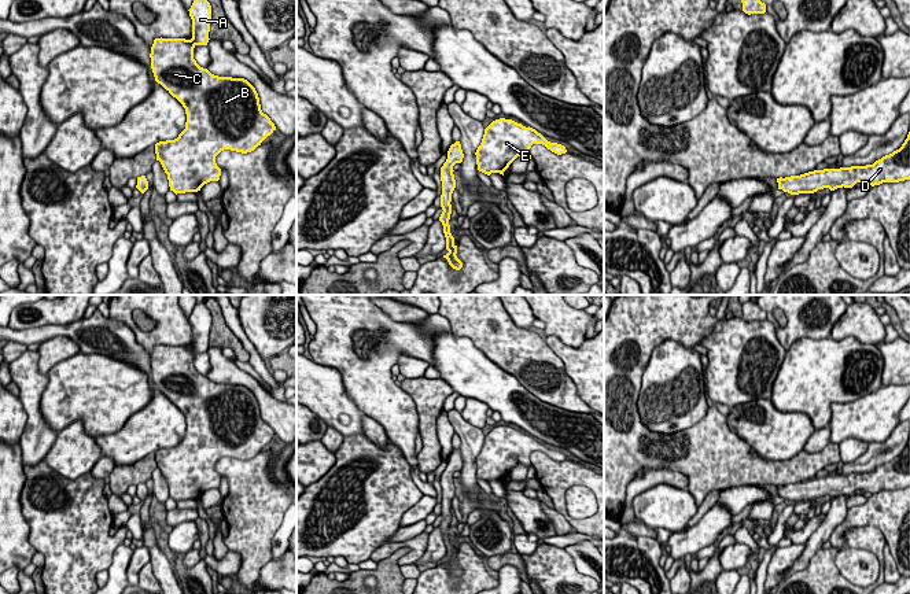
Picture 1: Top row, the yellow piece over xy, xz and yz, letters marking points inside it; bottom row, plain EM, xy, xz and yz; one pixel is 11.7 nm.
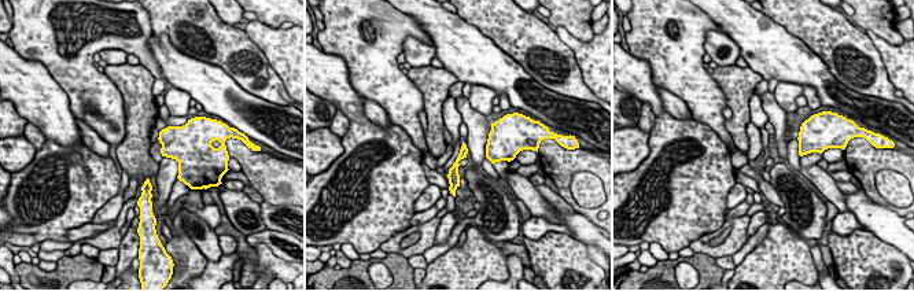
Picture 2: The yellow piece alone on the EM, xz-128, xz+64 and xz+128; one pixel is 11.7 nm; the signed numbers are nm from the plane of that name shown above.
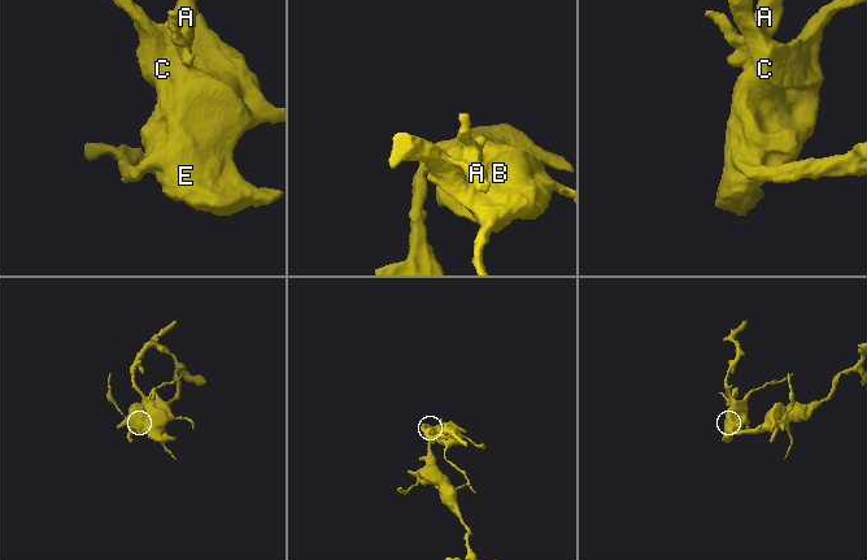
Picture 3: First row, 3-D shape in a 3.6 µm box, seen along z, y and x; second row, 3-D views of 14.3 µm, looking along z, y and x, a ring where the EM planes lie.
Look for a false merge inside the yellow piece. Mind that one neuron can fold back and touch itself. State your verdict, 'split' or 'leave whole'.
split

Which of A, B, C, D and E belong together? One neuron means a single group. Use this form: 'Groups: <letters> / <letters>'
Groups: A B C E / D

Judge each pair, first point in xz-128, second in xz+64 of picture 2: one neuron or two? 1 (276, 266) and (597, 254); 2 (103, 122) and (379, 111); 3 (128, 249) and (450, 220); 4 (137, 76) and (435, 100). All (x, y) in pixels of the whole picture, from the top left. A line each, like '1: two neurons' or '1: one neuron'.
1: two neurons
2: two neurons
3: one neuron
4: one neuron

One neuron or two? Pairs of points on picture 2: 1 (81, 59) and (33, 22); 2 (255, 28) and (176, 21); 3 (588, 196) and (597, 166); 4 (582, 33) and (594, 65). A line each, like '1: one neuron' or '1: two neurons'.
1: one neuron
2: two neurons
3: two neurons
4: two neurons

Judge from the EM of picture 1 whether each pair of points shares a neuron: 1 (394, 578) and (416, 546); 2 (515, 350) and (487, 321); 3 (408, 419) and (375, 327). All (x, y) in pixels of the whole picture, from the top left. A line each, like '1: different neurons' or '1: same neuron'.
1: different neurons
2: same neuron
3: same neuron

